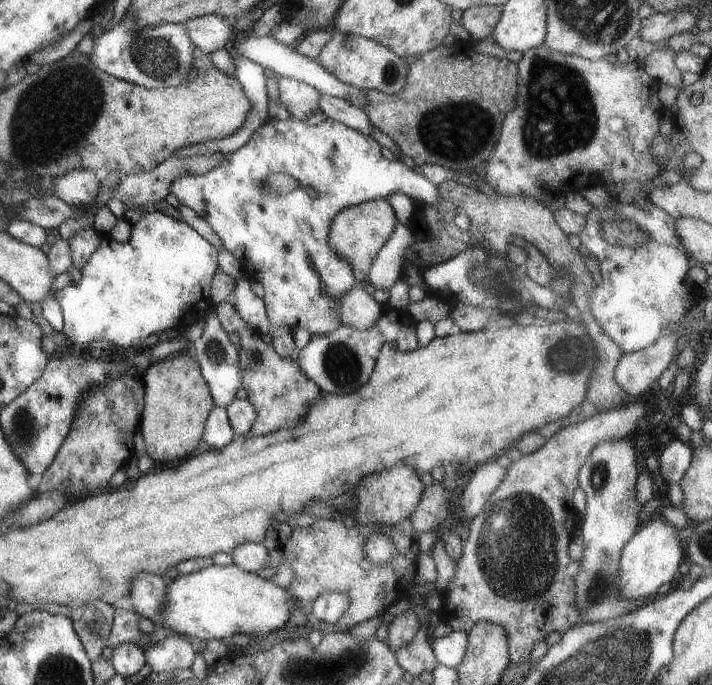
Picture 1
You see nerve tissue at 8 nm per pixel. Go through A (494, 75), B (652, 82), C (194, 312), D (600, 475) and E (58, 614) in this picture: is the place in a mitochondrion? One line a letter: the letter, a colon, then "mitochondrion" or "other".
A: other
B: other
C: other
D: mitochondrion
E: other

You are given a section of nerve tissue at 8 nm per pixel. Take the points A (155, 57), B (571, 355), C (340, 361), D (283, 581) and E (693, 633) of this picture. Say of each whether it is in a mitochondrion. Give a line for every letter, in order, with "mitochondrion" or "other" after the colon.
A: mitochondrion
B: mitochondrion
C: mitochondrion
D: other
E: other

